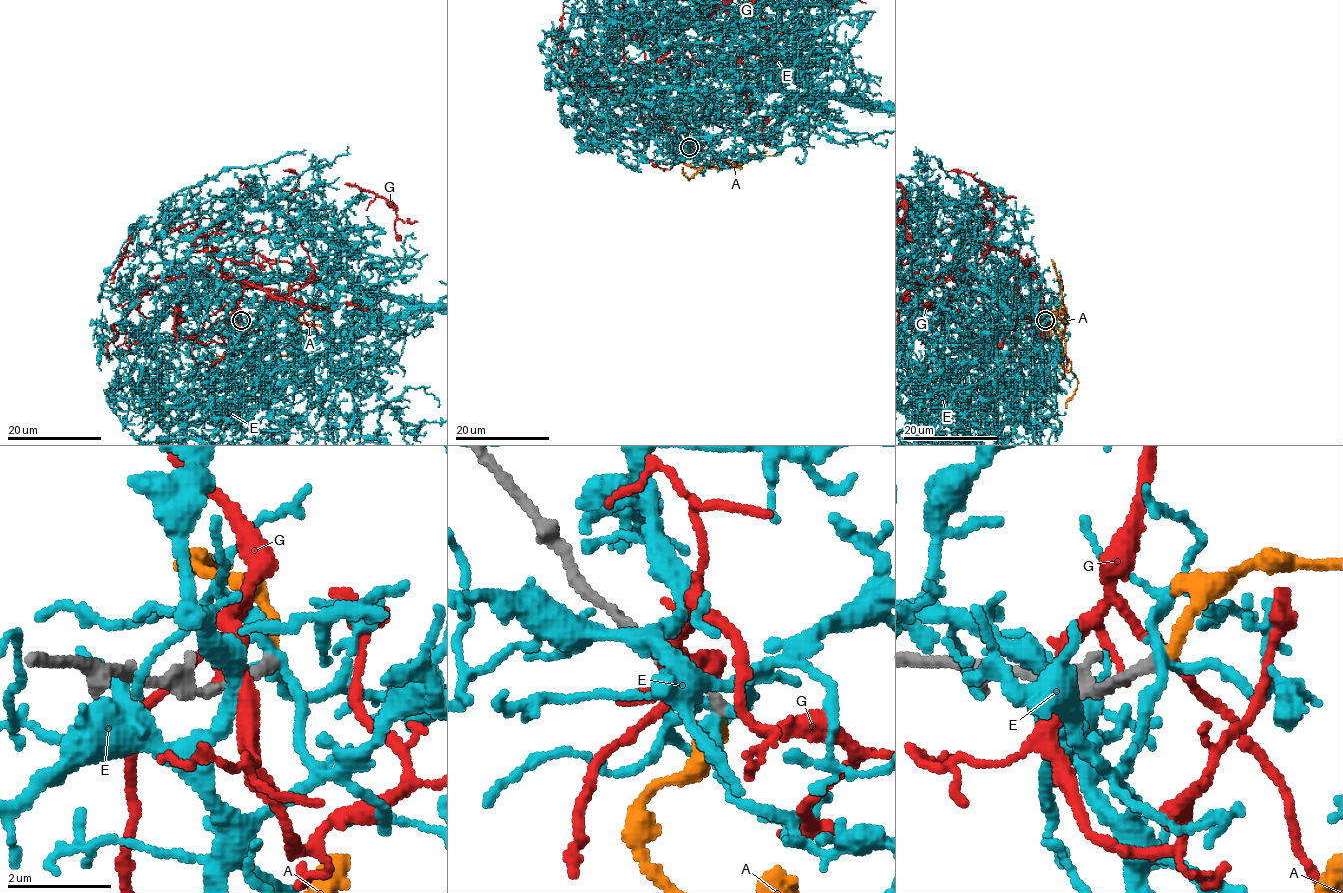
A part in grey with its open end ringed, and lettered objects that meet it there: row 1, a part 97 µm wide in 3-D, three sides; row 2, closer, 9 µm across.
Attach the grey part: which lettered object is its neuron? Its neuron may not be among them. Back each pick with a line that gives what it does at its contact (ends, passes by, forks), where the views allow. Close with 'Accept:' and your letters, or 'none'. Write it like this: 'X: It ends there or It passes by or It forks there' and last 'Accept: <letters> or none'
A: It ends there
Accept: A

